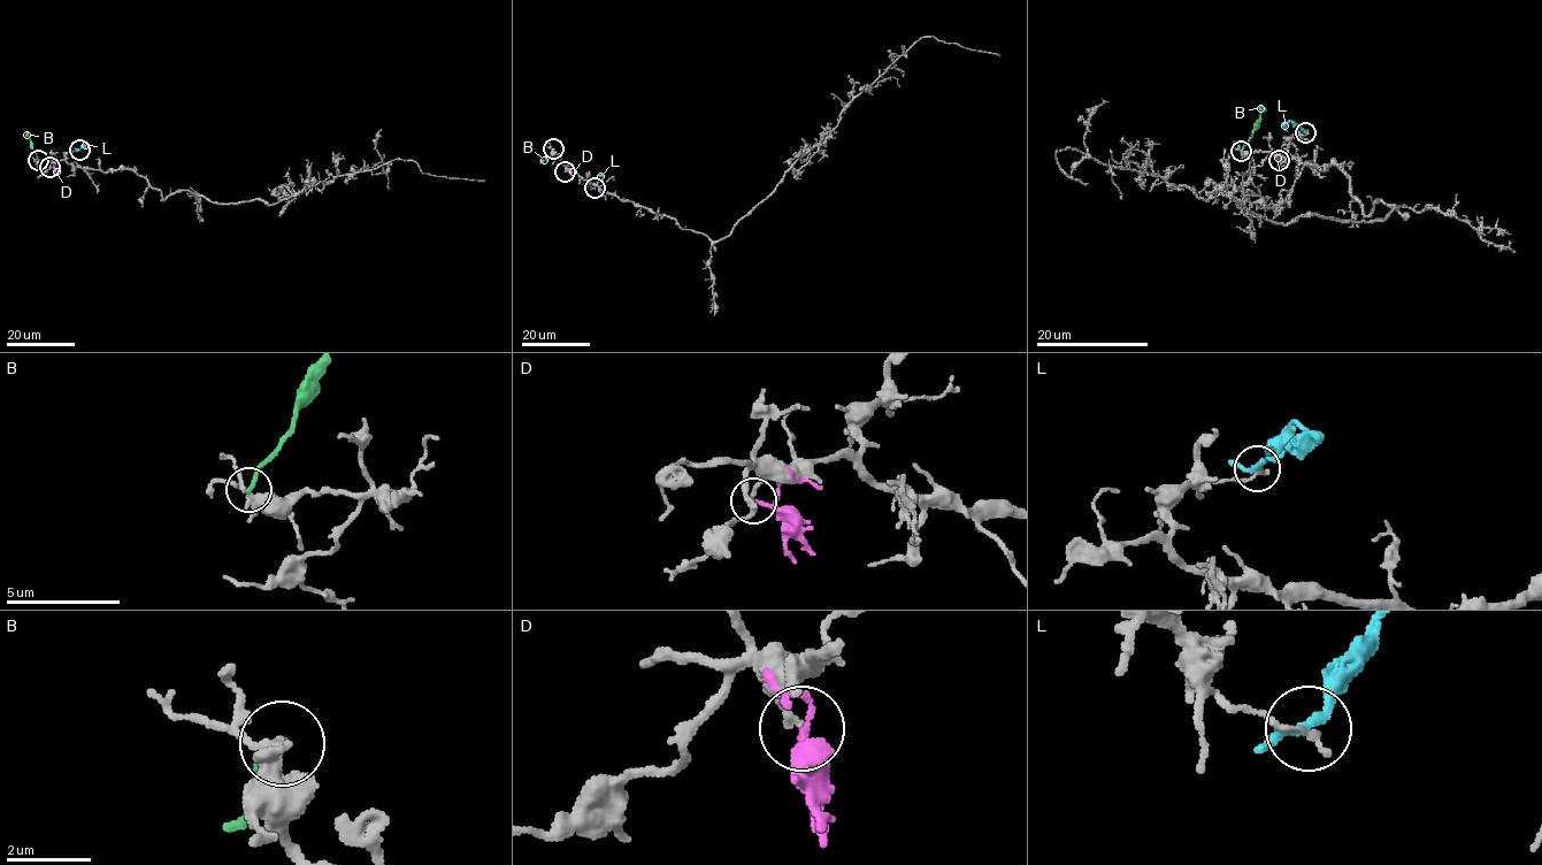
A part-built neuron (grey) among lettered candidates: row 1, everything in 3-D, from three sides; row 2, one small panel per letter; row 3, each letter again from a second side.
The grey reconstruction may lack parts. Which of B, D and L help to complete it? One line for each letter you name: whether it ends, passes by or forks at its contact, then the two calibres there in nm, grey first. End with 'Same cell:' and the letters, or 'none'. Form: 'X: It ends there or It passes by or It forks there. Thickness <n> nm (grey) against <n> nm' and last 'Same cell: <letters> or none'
Same cell: none

